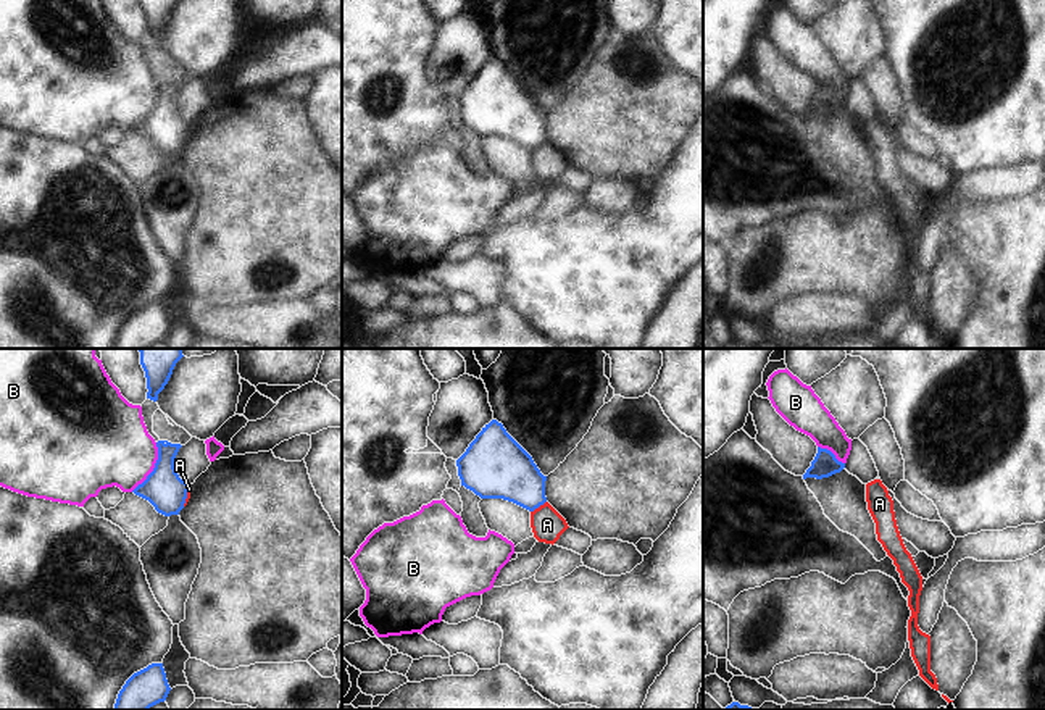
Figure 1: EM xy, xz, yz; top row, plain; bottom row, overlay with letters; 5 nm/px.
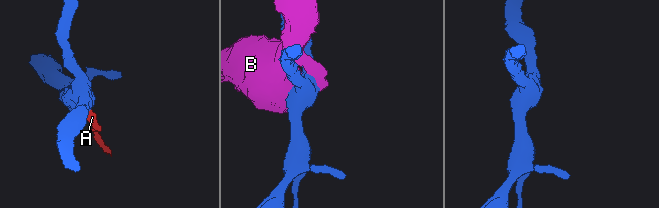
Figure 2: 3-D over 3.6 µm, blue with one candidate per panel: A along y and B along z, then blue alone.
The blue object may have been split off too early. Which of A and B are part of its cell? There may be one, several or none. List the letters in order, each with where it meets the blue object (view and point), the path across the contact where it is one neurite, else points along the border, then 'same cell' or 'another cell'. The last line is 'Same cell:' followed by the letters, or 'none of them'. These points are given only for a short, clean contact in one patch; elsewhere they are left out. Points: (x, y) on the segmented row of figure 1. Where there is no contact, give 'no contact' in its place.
A: xz (537, 507) | along xz (545, 501), (531, 512) | another cell
B: xy (154, 468) | another cell
Same cell: none of them

